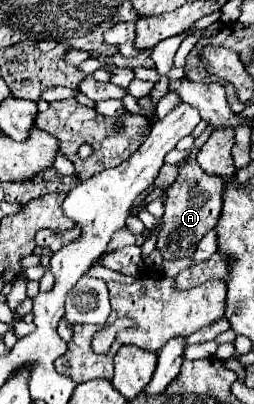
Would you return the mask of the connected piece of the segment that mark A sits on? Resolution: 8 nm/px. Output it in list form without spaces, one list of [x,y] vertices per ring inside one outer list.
[[[198,150],[190,152],[190,156],[180,166],[180,174],[176,182],[166,190],[168,198],[164,202],[164,218],[162,218],[160,238],[156,244],[156,248],[162,252],[166,260],[190,258],[196,252],[198,242],[216,226],[220,218],[224,182],[220,177],[204,174],[196,162],[196,154]]]

